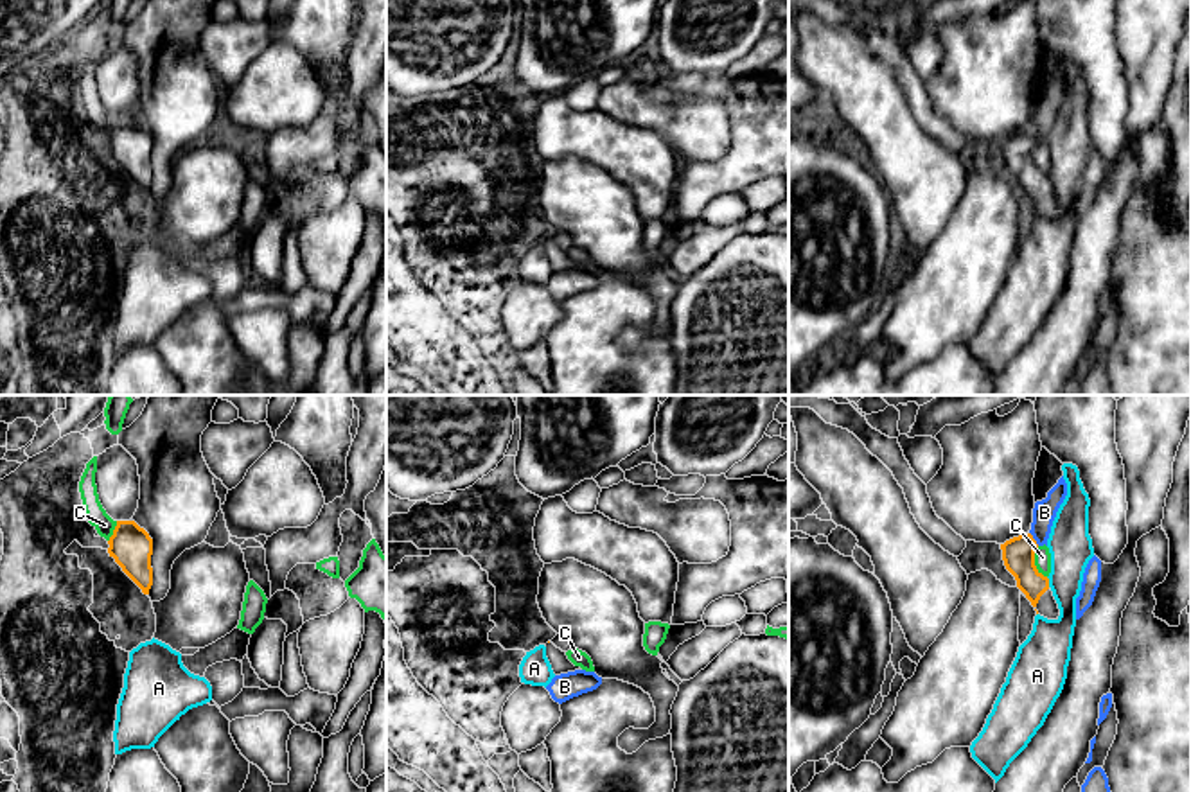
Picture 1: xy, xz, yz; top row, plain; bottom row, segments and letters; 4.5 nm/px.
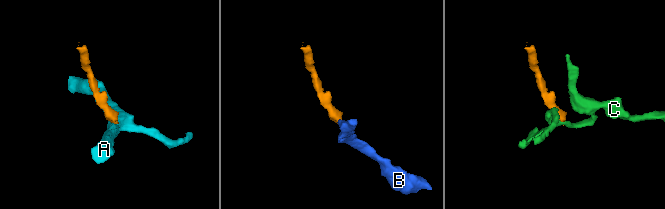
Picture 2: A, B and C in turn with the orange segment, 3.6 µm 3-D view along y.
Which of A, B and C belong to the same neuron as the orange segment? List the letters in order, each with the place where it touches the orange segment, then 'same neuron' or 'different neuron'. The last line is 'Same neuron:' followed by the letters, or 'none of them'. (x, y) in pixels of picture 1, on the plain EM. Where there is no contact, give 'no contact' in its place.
A: yz (1048, 180) | different neuron
B: yz (1033, 137) | different neuron
C: yz (1033, 160) | different neuron
Same neuron: none of them

